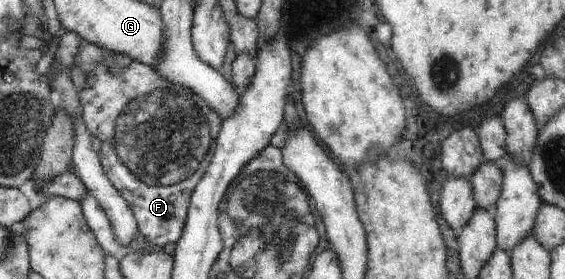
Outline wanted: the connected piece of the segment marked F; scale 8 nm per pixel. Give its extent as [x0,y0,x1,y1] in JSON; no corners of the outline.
[77,59,221,246]

